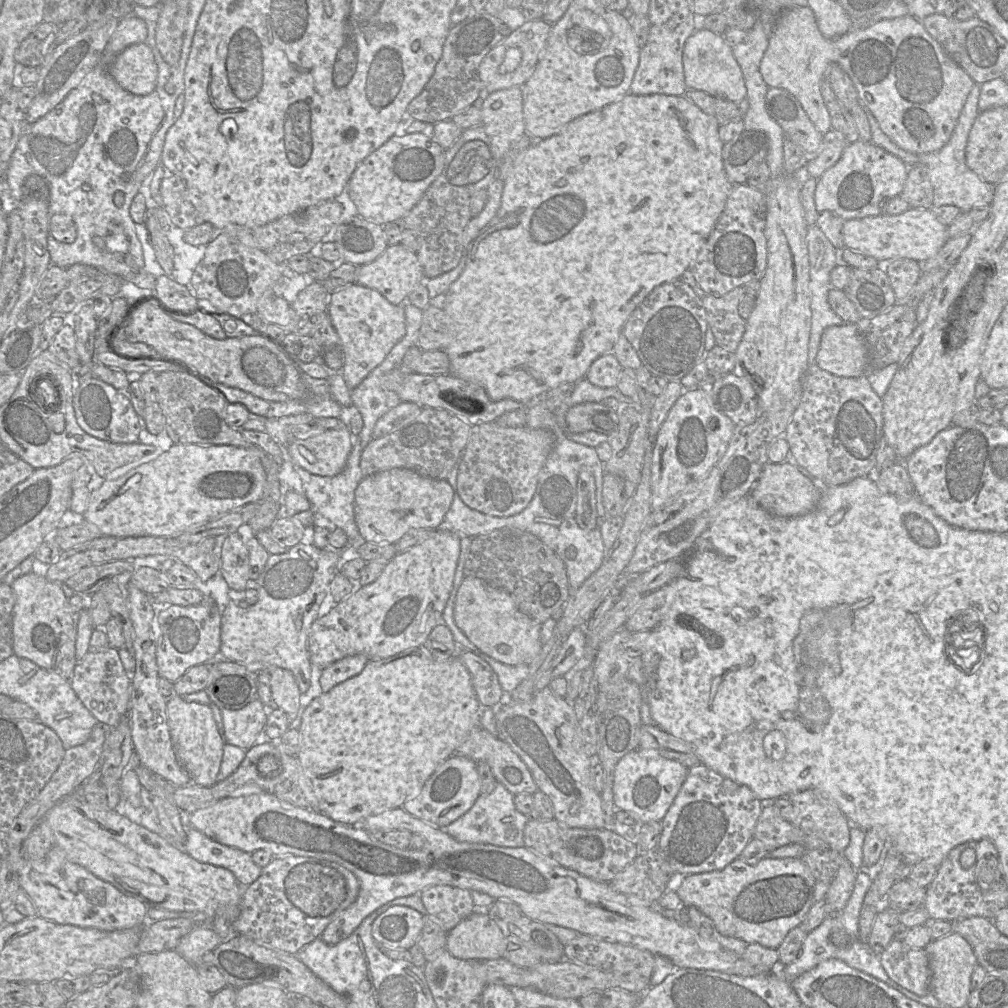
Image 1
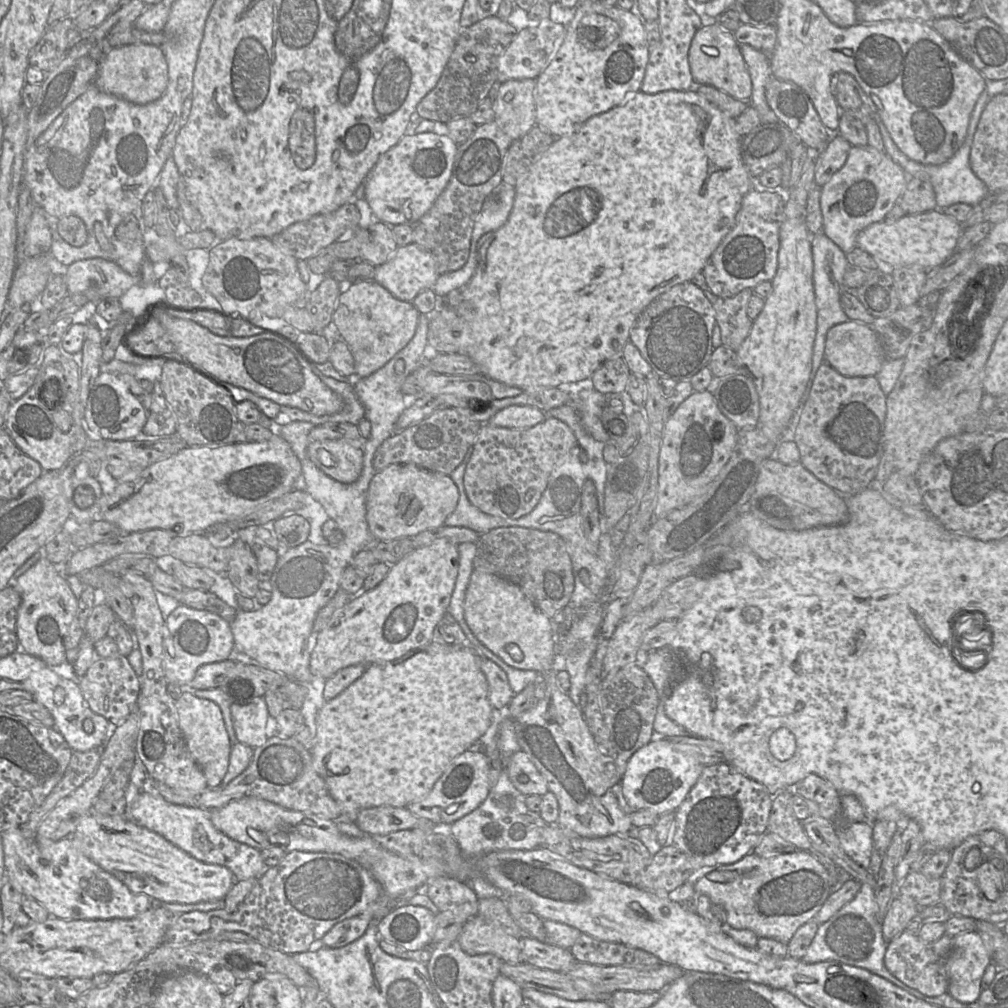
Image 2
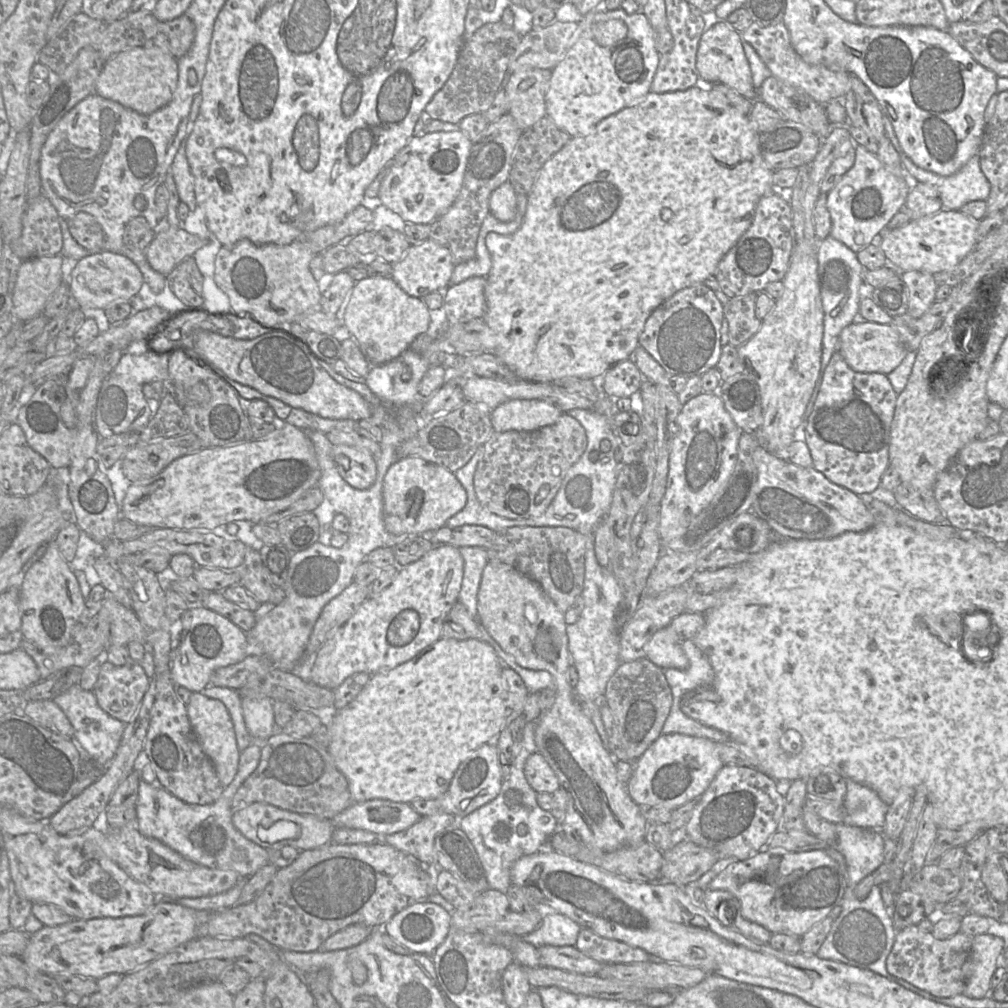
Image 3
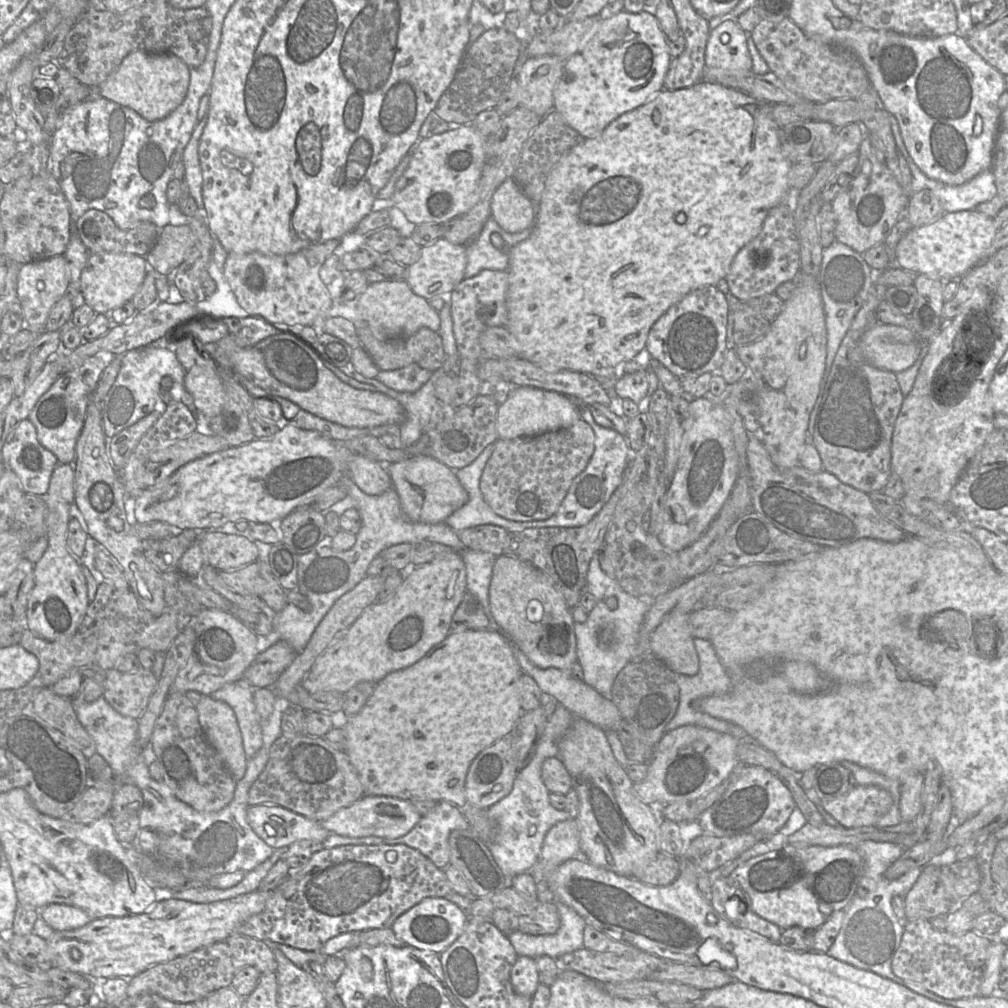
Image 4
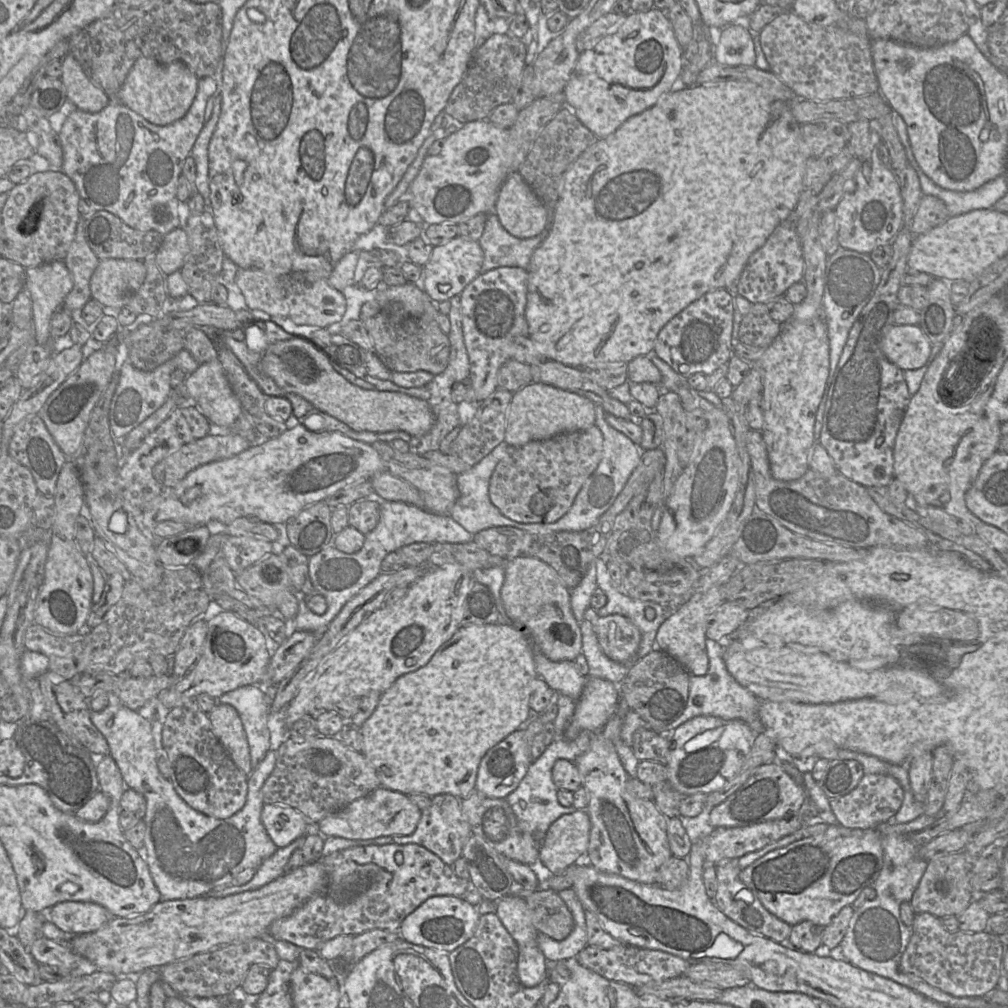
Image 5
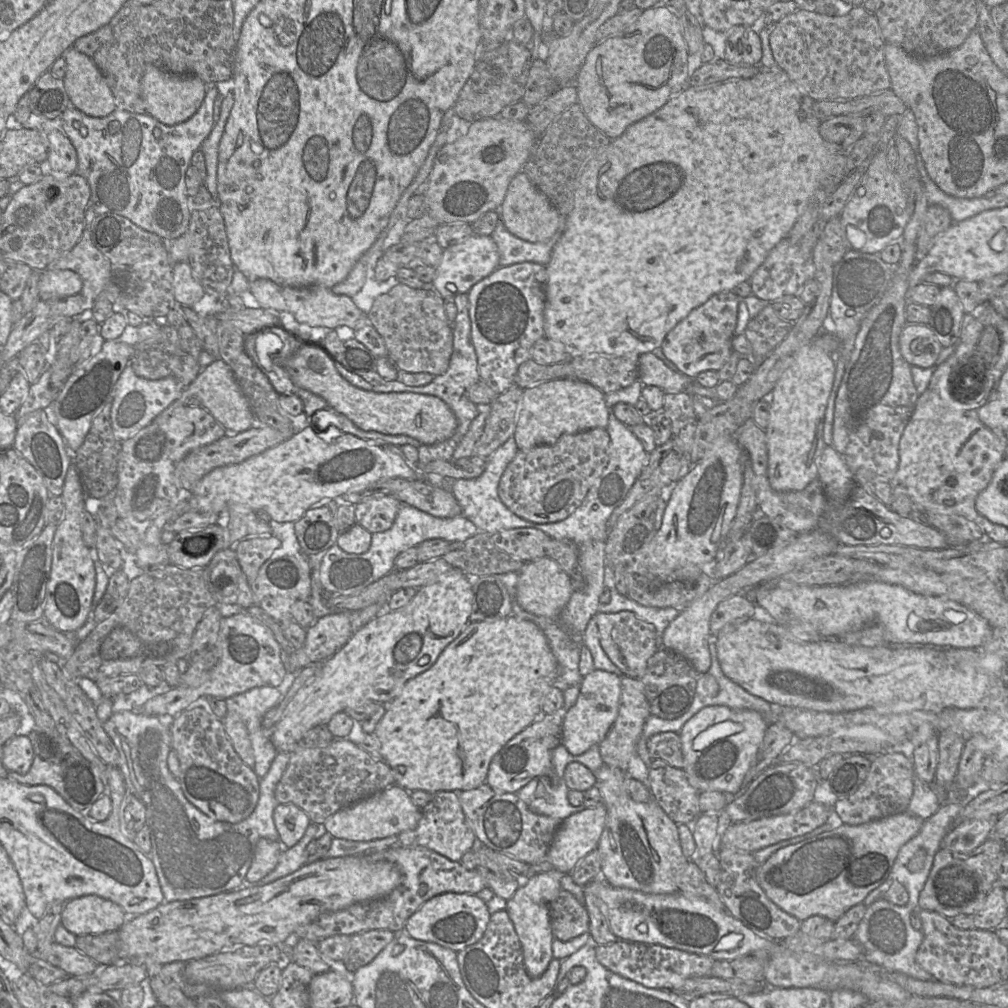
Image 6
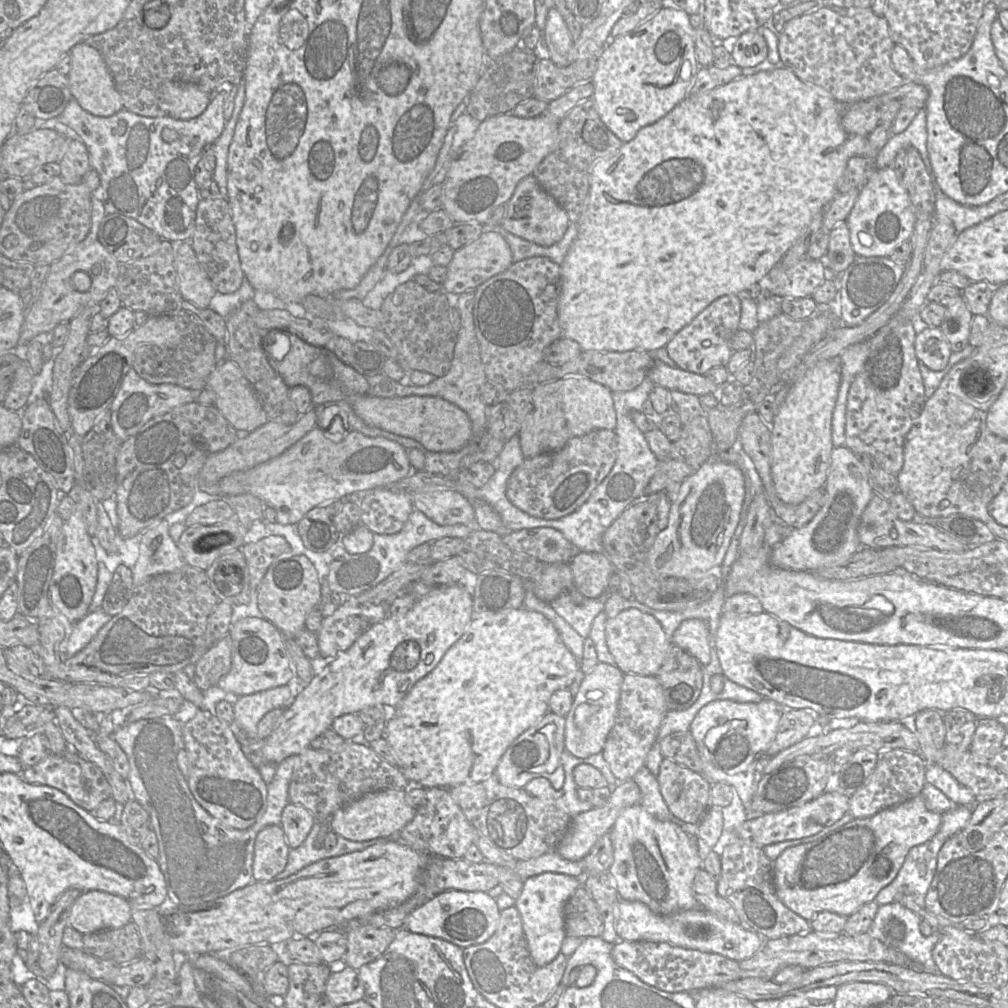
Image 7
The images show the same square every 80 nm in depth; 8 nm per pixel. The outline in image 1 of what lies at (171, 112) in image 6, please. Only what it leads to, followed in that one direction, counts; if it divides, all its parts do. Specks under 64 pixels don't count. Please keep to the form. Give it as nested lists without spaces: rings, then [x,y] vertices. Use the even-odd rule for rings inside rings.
[[[145,42],[133,44],[112,58],[108,71],[131,94],[146,96],[156,88],[158,67],[152,49]]]

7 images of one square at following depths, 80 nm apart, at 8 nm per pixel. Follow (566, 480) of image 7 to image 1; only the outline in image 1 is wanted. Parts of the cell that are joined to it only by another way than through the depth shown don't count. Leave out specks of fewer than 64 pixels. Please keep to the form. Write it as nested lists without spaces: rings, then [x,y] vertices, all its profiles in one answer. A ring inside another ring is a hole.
[[[497,422],[473,425],[460,458],[457,494],[468,507],[487,515],[507,517],[522,512],[534,496],[539,474],[553,450],[554,443],[554,434],[541,428],[509,427]]]

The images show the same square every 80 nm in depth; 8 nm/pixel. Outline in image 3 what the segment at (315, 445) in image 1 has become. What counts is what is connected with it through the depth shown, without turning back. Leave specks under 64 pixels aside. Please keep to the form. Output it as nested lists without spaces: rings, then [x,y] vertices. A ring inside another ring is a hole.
[[[332,444],[331,455],[338,473],[353,488],[365,490],[375,482],[376,461],[364,450]]]

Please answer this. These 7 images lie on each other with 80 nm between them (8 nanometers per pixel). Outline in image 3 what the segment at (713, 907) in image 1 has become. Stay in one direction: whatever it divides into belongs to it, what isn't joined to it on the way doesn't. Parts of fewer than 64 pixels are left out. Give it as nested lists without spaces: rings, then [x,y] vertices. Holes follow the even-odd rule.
[[[771,848],[730,864],[709,882],[707,889],[733,894],[739,902],[741,915],[772,934],[801,937],[826,918],[834,907],[841,905],[848,879],[844,857],[836,849],[790,852]]]

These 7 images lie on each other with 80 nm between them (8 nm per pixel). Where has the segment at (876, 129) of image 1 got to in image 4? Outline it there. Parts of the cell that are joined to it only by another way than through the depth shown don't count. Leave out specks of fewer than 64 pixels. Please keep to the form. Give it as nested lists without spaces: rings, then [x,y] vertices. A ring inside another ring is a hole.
[[[890,116],[889,122],[896,146],[911,171],[913,192],[921,189],[931,190],[941,201],[945,212],[972,210],[997,195],[995,177],[991,170],[985,170],[960,185],[945,184],[926,176],[909,155],[896,118]]]

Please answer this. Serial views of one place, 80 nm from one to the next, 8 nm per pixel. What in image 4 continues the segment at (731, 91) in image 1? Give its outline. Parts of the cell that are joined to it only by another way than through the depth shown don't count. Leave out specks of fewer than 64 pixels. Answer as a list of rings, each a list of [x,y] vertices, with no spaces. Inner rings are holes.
[[[726,20],[709,32],[704,61],[706,68],[731,74],[748,74],[752,71],[746,36],[736,20]]]

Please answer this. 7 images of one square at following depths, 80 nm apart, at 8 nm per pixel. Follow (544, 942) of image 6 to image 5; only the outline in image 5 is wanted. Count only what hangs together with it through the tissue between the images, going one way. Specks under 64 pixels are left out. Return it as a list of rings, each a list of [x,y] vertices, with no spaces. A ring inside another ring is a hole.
[[[516,894],[507,895],[497,901],[496,915],[518,945],[517,975],[525,987],[534,987],[547,975],[547,962],[537,942],[539,932],[532,921],[532,913],[526,900]]]

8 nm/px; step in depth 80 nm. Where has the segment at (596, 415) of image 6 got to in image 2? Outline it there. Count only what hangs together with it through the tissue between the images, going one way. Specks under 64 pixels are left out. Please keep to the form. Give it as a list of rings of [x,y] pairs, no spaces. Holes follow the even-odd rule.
[[[510,405],[498,411],[487,423],[496,427],[526,429],[542,423],[547,417],[546,412],[534,406]]]

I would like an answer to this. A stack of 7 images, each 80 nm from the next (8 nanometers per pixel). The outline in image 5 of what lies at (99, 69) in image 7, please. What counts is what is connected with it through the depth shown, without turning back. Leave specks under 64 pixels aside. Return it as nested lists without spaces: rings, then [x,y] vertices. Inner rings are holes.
[[[66,54],[61,61],[61,80],[68,101],[84,112],[98,113],[103,110],[110,103],[107,94],[88,78],[71,54]]]

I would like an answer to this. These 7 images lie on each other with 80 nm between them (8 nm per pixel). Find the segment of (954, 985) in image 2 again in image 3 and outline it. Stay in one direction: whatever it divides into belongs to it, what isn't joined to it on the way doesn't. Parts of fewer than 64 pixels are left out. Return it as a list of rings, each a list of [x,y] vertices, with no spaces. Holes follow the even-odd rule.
[[[995,935],[973,936],[969,958],[963,966],[965,989],[963,994],[981,999],[990,996],[990,981],[997,967],[1005,966],[1005,942]]]

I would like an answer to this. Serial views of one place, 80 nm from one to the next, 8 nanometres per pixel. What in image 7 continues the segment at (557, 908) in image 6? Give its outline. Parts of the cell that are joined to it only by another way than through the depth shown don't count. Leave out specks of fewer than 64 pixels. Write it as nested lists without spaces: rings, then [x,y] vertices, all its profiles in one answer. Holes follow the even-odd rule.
[[[580,886],[565,905],[565,930],[568,937],[600,936],[603,925],[597,905],[589,891]]]

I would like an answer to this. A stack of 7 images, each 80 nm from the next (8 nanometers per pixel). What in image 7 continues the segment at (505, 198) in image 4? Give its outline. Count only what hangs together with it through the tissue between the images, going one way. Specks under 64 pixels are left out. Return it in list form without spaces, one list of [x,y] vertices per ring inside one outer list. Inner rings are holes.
[[[531,174],[517,184],[512,197],[507,202],[507,211],[501,222],[501,230],[541,246],[550,246],[563,238],[569,222],[567,212],[538,184]]]

